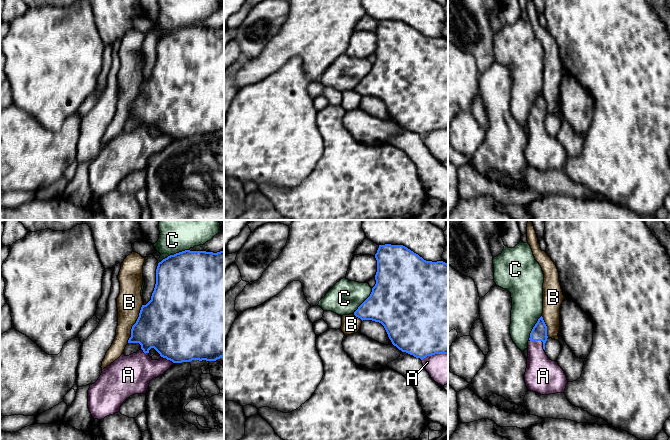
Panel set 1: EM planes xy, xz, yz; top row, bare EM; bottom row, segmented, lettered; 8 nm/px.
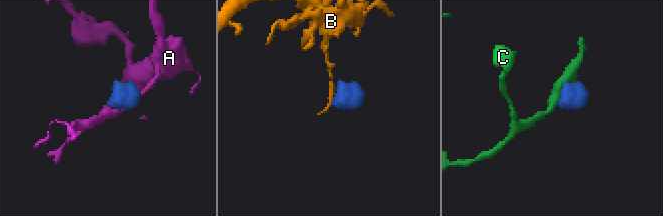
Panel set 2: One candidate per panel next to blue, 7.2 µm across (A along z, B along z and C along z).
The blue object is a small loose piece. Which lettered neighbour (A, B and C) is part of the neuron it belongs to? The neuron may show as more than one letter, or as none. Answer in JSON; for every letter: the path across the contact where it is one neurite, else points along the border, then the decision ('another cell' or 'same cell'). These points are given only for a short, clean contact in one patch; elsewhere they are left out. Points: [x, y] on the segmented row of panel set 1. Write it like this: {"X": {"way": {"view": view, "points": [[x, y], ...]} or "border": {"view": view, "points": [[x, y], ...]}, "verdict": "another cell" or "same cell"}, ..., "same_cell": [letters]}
{"A": {"verdict": "same cell"}, "B": {"verdict": "another cell"}, "C": {"verdict": "another cell"}, "same_cell": ["A"]}

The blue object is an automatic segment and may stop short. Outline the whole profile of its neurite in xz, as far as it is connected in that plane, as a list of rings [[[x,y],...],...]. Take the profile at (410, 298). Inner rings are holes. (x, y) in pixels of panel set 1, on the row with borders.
[[[379,245],[376,284],[370,296],[358,307],[354,315],[363,320],[381,323],[392,344],[402,352],[420,358],[431,378],[441,386],[448,384],[448,264],[426,261],[403,245]]]

